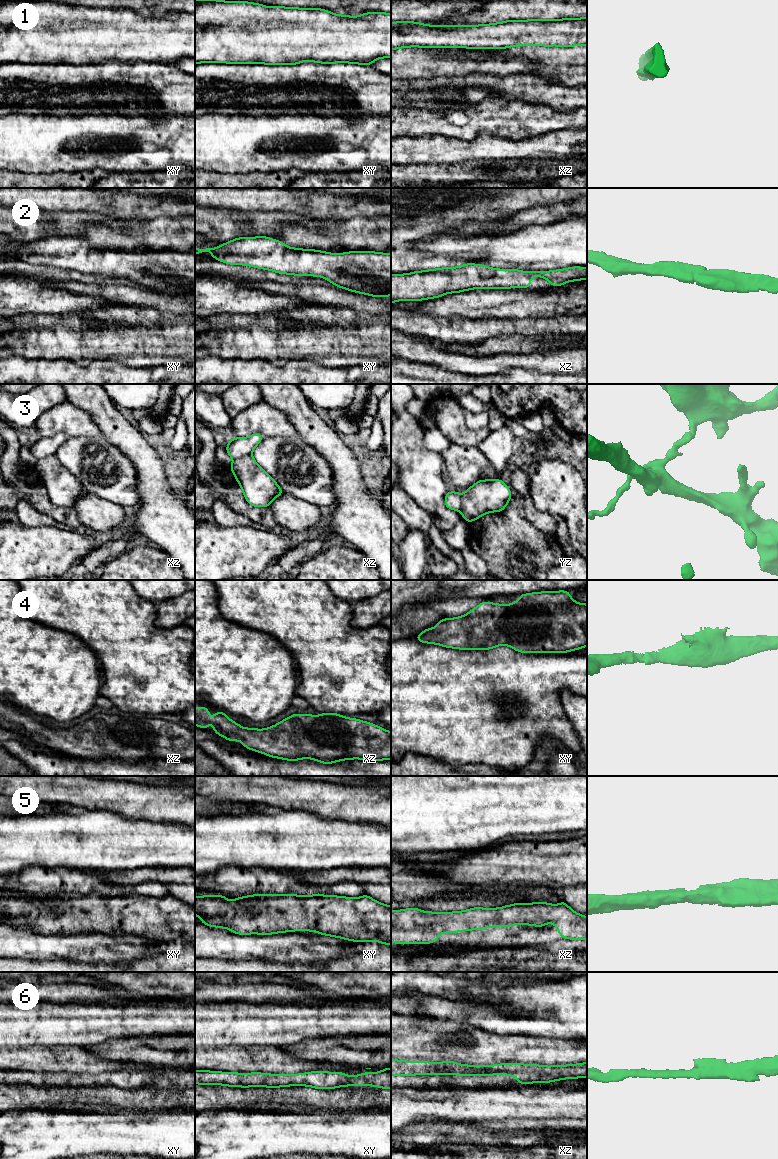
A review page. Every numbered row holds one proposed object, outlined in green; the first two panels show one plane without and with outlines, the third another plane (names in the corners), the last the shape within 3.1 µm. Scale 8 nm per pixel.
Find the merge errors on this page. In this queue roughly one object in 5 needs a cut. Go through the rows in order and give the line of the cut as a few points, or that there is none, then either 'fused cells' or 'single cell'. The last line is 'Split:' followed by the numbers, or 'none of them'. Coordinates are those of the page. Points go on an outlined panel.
1: no cut; single cell
2: no cut; single cell
3: cut in xz along (250, 453), (234, 459); fused cells
4: no cut; single cell
5: no cut; single cell
6: no cut; single cell
Split: 3

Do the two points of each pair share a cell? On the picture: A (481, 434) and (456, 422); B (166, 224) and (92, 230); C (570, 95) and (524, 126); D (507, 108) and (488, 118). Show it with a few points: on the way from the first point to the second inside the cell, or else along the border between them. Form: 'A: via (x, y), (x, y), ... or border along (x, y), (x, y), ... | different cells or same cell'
A: via (475, 434), (468, 434), (462, 428) | same cell
B: border along (99, 223), (125, 227), (141, 242) | different cells
C: border along (528, 102), (548, 105), (558, 110), (574, 110) | different cells
D: via (502, 113), (499, 116), (493, 116) | same cell

